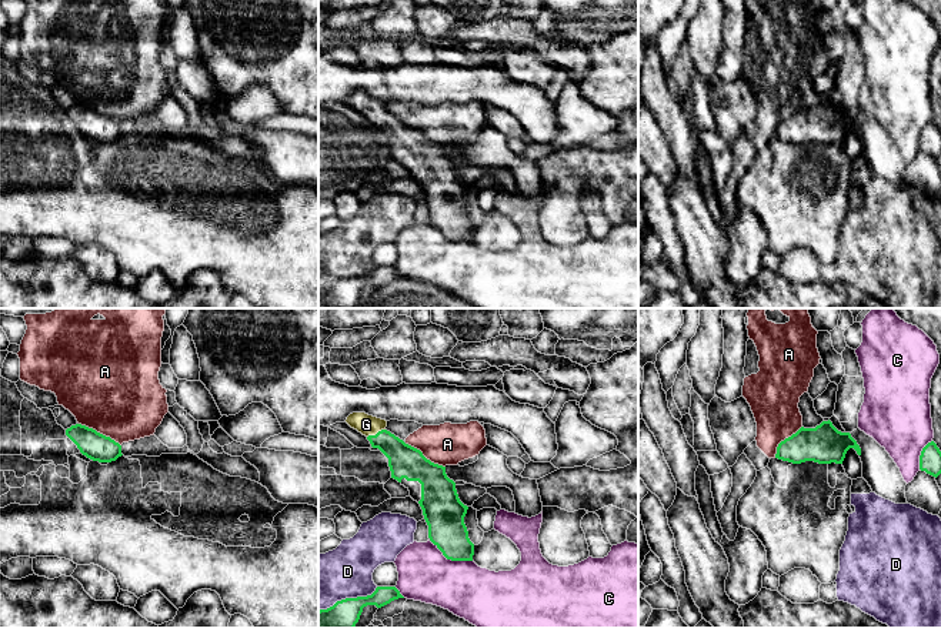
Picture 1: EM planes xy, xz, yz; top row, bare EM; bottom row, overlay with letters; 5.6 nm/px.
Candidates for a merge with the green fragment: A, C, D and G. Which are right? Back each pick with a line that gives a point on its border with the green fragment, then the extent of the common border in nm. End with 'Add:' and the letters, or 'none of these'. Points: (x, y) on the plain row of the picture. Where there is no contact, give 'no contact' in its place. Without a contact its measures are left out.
G: meets green in xz at (377, 113); contact 120 nm long
Add: G

